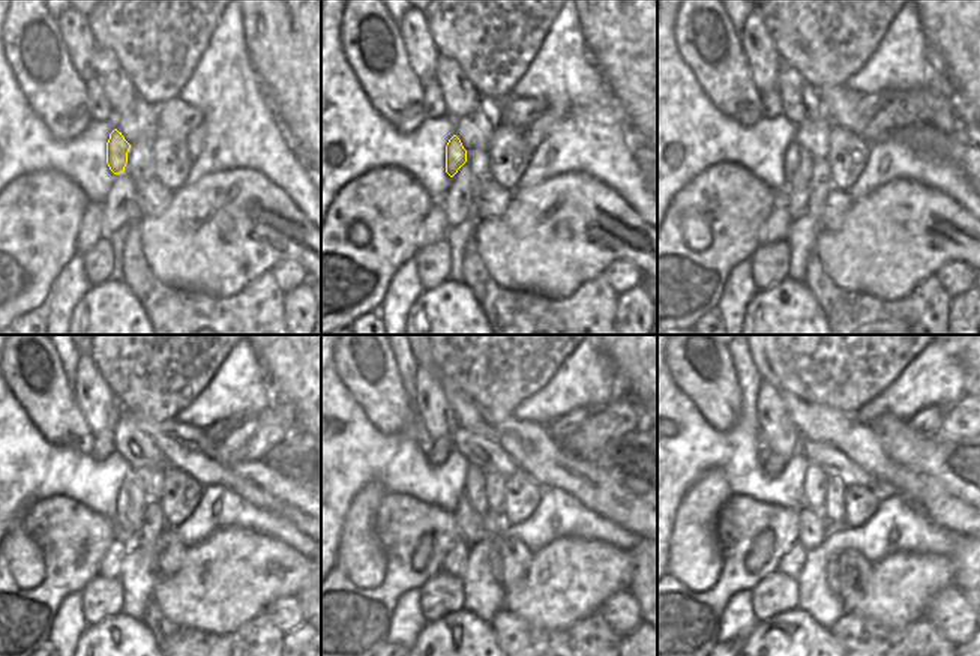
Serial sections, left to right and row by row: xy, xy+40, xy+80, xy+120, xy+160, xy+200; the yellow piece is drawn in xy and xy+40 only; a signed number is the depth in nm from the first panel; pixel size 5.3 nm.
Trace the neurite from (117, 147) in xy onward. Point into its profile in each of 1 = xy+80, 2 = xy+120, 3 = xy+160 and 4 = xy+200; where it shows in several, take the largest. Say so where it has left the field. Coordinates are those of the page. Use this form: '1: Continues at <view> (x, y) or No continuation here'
1: Continues at xy+80 (791, 161)
2: Continues at xy+120 (125, 532)
3: Continues at xy+160 (468, 523)
4: Continues at xy+200 (814, 527)

